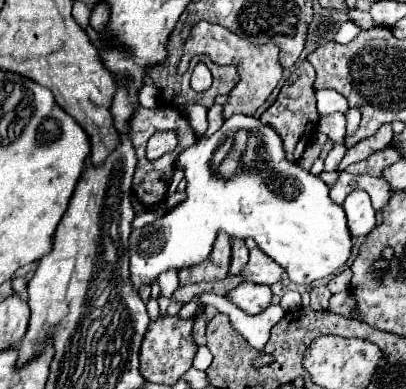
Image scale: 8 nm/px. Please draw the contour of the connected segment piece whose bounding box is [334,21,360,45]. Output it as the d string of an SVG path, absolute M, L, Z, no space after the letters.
M346 21L346 23L338 29L338 35L334 35L334 41L346 45L346 43L350 43L358 33L360 33L360 29L356 29L356 27L352 25L352 21Z

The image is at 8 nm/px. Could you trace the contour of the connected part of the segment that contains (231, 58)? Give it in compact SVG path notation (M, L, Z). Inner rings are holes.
M200 21L198 25L194 25L194 29L184 45L184 55L178 65L178 73L186 73L190 60L196 55L208 55L218 65L236 65L240 79L232 89L232 95L228 95L228 101L224 105L222 115L224 115L224 119L230 119L236 113L254 115L256 109L260 105L264 105L264 101L270 97L270 93L274 91L274 87L278 85L278 81L282 77L282 65L278 61L278 53L280 53L280 49L274 47L274 43L254 45L248 39L244 39L244 37L240 37L220 25ZM238 89L244 89L244 91L238 91Z

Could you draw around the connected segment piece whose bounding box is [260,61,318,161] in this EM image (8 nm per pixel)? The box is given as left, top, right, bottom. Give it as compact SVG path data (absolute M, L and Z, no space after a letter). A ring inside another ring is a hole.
M302 61L300 65L296 65L296 69L286 79L286 85L280 89L276 103L272 107L268 107L260 117L262 123L270 125L280 135L288 161L298 161L302 157L304 149L310 143L310 133L314 131L316 121L318 121L316 97L312 91L312 83L314 83L314 67L310 65L310 61Z

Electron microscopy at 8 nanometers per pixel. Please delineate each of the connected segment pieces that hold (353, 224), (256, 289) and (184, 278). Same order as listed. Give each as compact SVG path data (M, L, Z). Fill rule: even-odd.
M352 191L352 195L344 201L344 211L348 217L348 229L352 237L368 235L376 227L376 211L370 203L370 195L366 191Z
M242 283L236 289L228 293L228 301L238 305L248 315L262 313L270 301L272 301L272 289L268 285L256 285L256 283Z
M220 233L216 237L212 255L208 255L204 263L198 263L196 267L186 267L184 271L178 273L180 285L224 279L228 275L228 267L230 267L230 237Z

